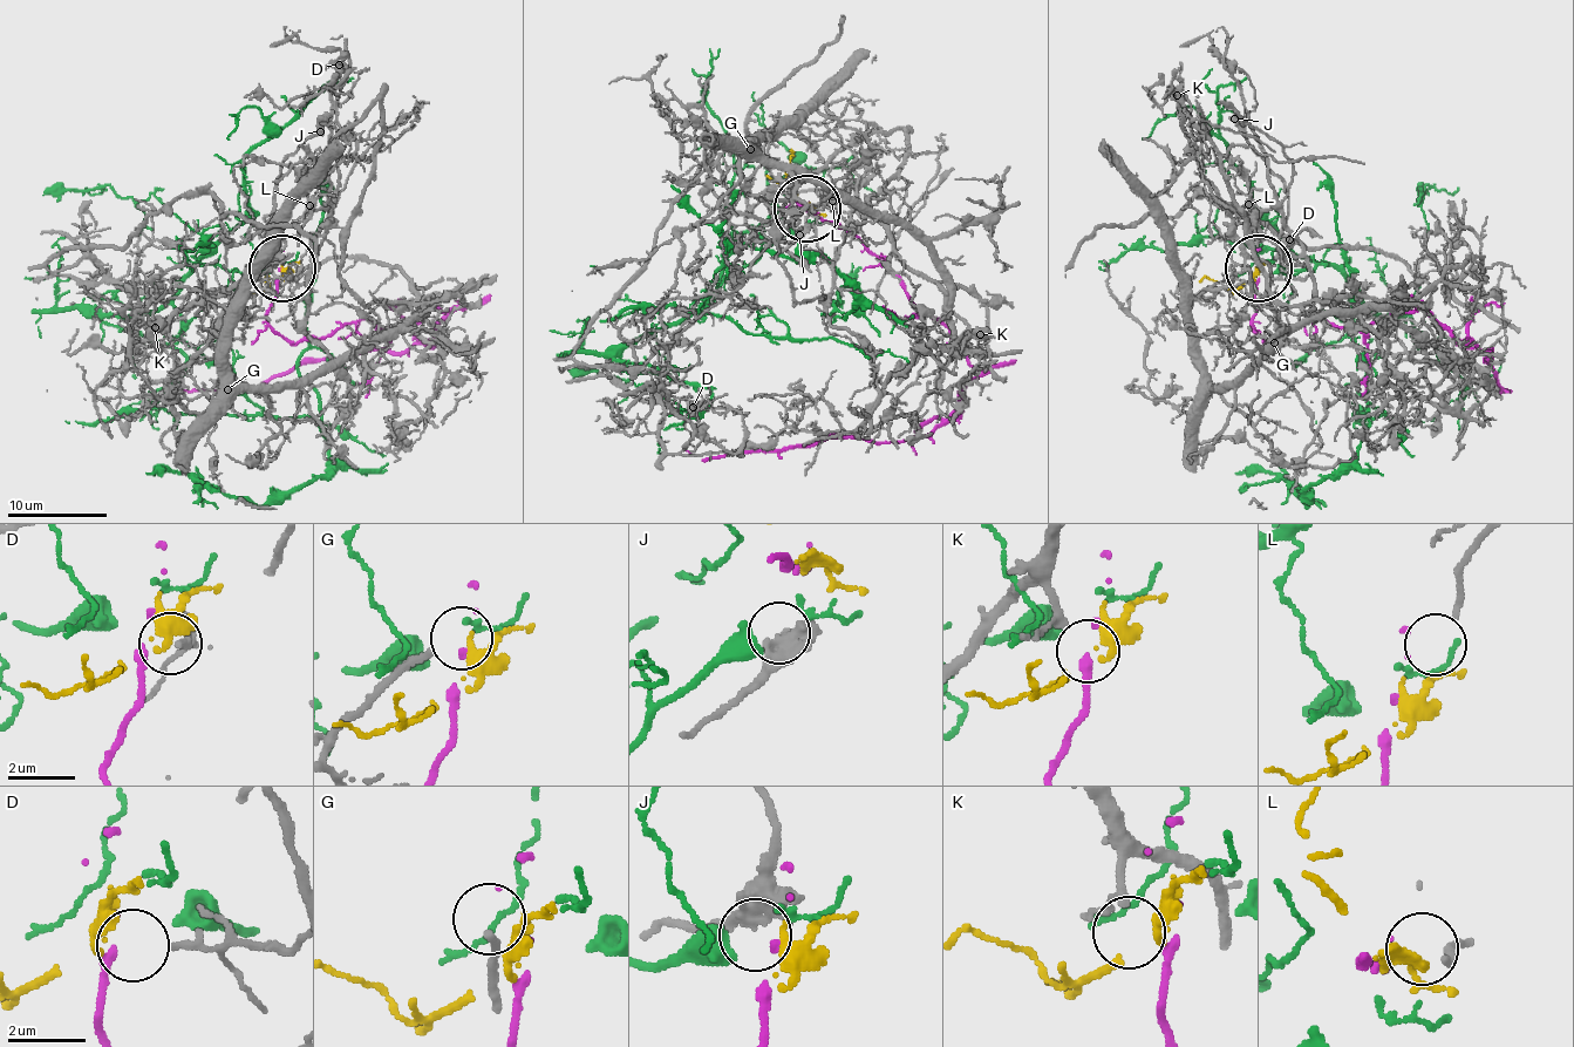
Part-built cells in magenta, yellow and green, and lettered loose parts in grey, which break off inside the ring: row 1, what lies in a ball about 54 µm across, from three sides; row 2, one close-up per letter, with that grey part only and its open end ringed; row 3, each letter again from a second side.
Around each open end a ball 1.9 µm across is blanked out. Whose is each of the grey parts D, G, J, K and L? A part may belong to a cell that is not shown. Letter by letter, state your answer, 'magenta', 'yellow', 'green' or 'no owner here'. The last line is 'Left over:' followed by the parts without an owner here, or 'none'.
D: yellow
G: no owner here
J: no owner here
K: no owner here
L: magenta
Left over: G, J, K

